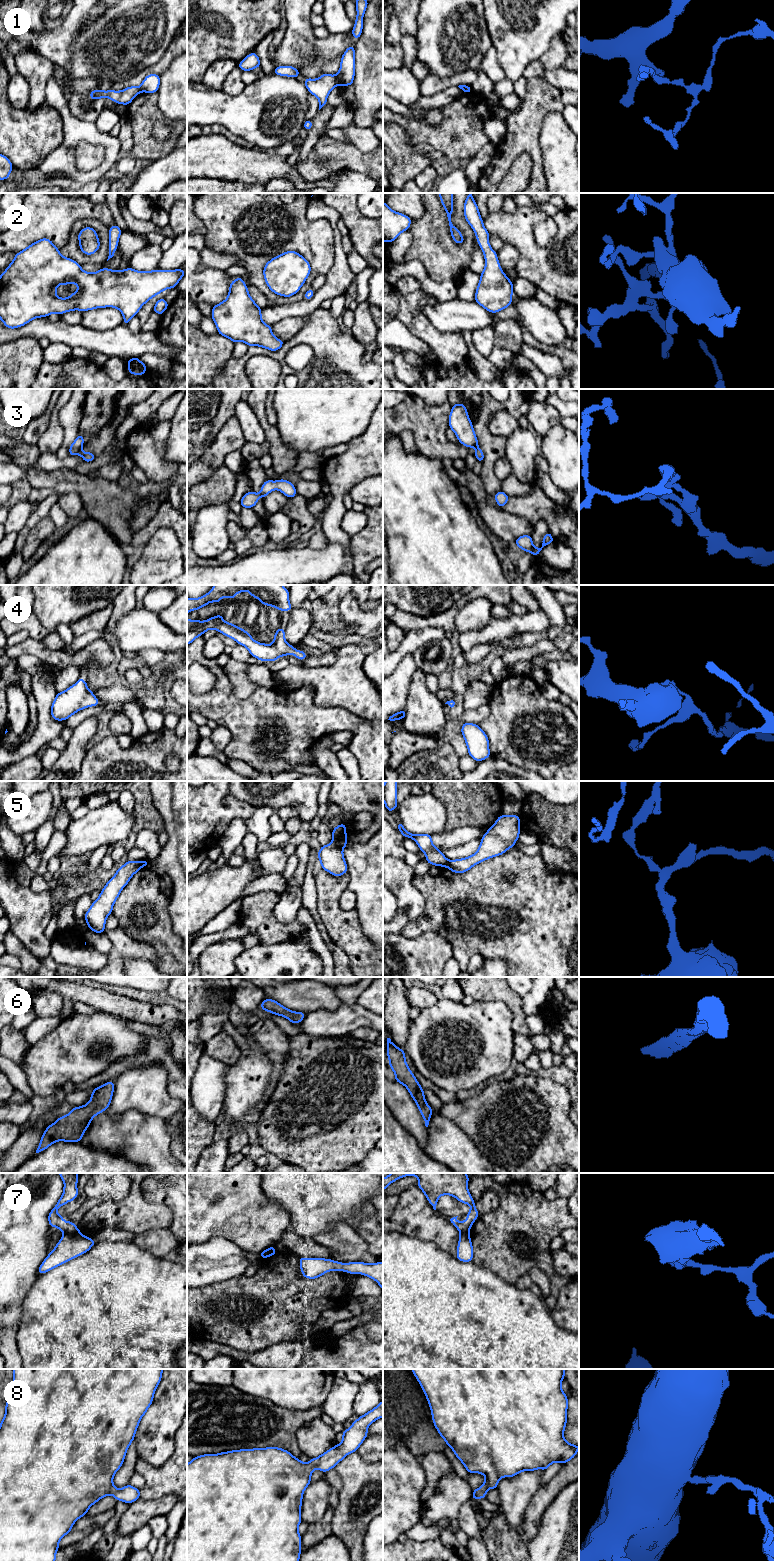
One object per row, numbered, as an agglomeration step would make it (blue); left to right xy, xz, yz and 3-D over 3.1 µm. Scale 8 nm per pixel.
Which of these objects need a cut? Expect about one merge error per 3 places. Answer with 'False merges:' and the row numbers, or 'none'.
False merges: 1, 5, 7

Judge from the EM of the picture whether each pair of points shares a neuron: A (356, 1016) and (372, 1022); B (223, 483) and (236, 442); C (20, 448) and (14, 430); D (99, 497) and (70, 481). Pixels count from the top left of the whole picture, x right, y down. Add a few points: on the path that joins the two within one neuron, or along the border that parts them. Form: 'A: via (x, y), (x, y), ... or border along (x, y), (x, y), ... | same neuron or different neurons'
A: via (360, 1017), (368, 1019) | same neuron
B: border along (223, 463), (205, 479) | different neurons
C: via (20, 444), (16, 434) | same neuron
D: via (92, 491), (77, 482) | same neuron

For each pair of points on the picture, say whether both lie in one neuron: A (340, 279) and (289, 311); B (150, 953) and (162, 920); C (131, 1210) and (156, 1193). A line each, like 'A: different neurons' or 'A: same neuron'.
A: same neuron
B: different neurons
C: different neurons

